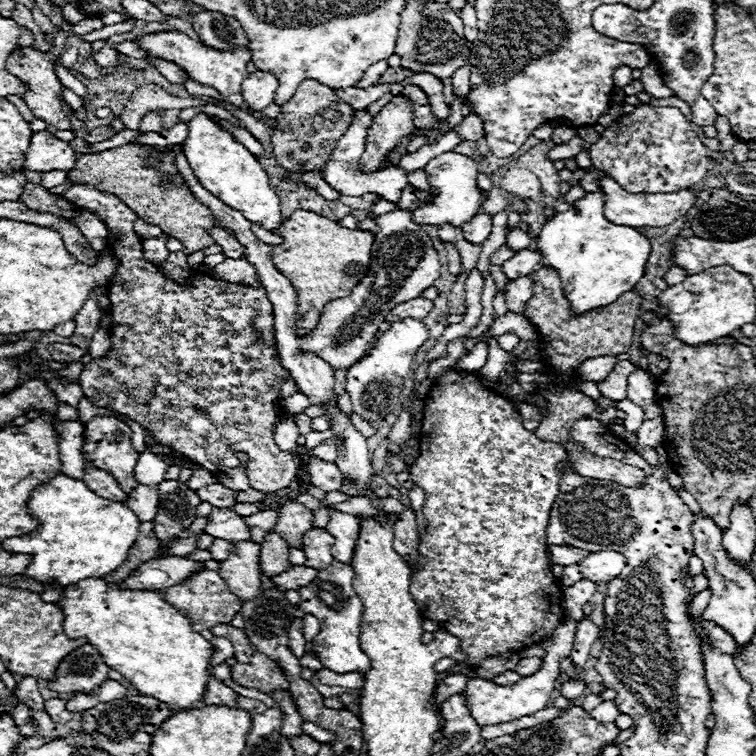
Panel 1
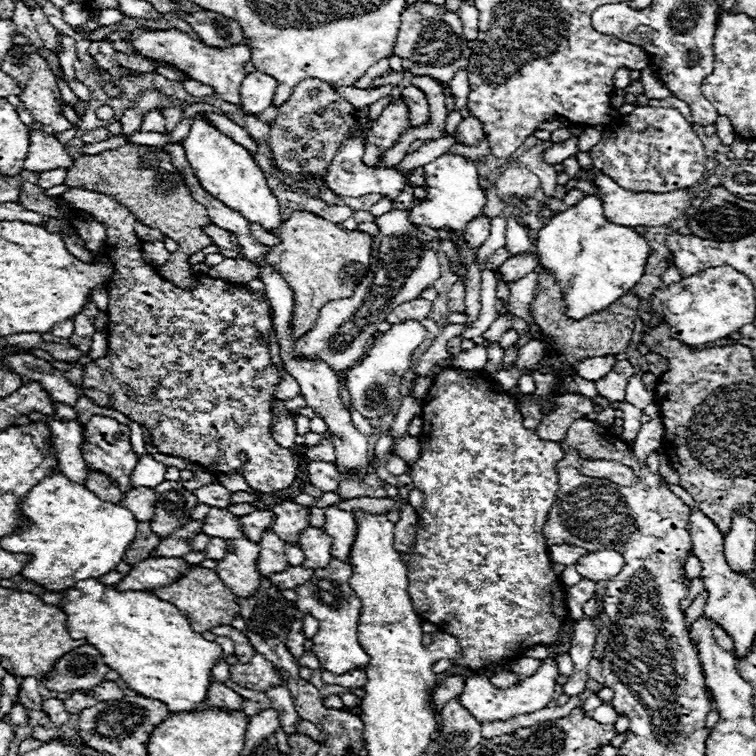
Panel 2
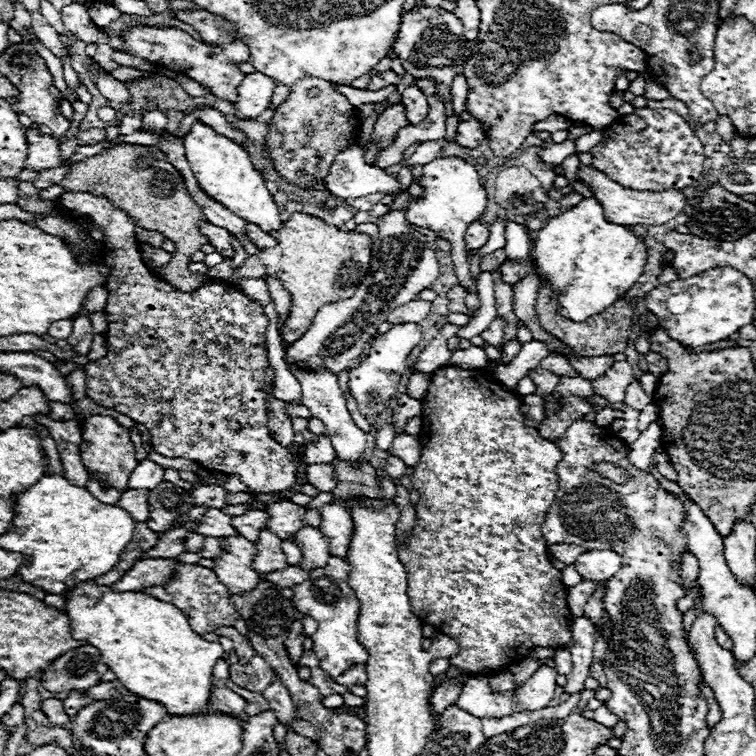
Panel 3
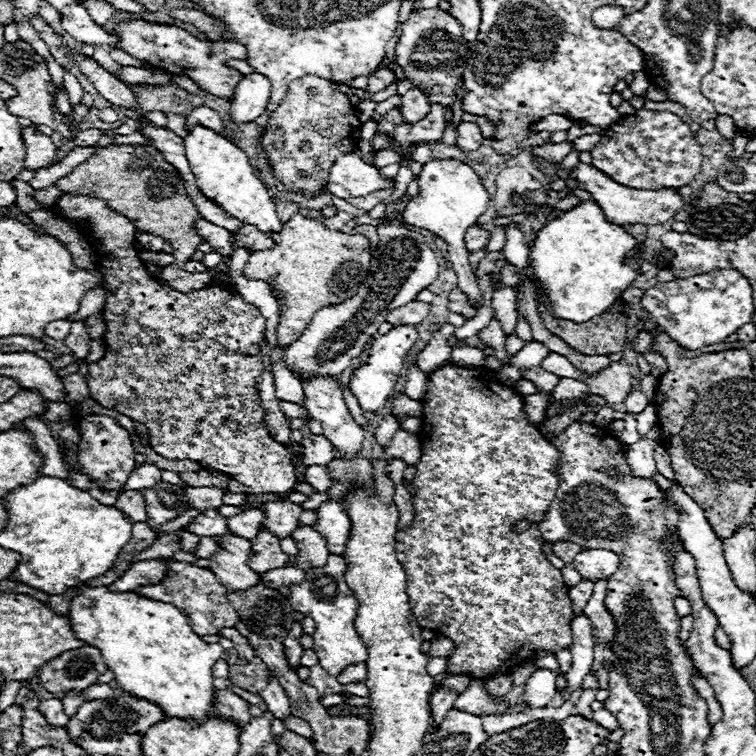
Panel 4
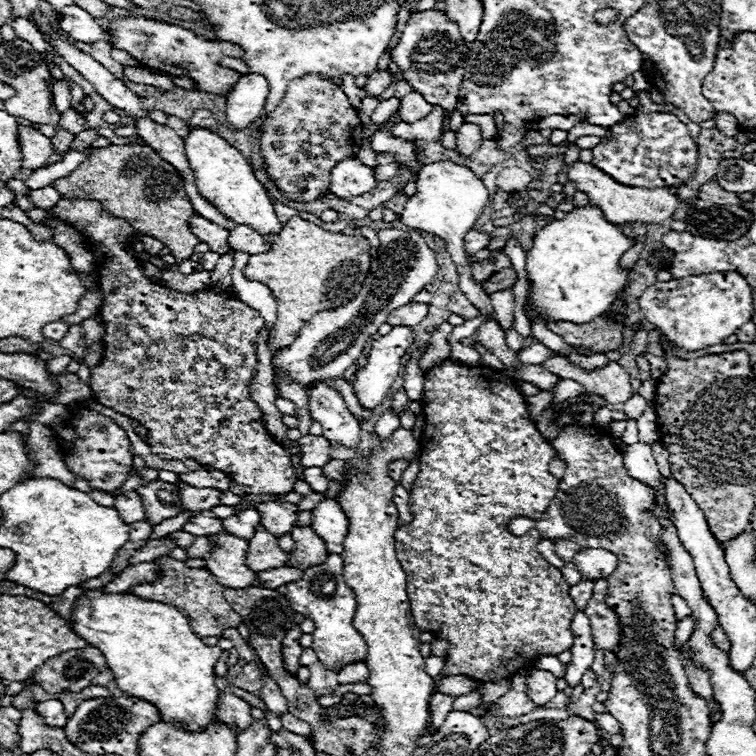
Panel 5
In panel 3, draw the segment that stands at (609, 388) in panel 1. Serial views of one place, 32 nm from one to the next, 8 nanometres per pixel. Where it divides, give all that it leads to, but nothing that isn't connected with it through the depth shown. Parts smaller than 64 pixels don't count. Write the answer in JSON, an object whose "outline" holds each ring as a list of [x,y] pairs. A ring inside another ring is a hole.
{"outline":[[[614,362],[602,376],[590,380],[594,394],[606,398],[610,404],[624,402],[626,388],[632,382],[632,366],[624,362]]]}

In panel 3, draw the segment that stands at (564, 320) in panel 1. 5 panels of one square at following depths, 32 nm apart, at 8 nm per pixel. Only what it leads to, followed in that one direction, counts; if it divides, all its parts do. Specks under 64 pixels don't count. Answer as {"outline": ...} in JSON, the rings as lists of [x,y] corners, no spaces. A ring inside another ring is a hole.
{"outline":[[[540,284],[538,300],[536,300],[538,320],[548,334],[552,334],[560,342],[564,342],[574,354],[578,354],[578,356],[604,356],[604,354],[618,354],[618,352],[626,350],[628,334],[630,334],[630,320],[634,314],[634,302],[620,298],[620,300],[616,300],[616,304],[612,304],[610,308],[606,308],[600,314],[596,314],[584,322],[572,322],[572,320],[558,316],[558,306],[556,306],[556,300],[552,294],[554,294],[552,288],[548,288],[546,284]]]}

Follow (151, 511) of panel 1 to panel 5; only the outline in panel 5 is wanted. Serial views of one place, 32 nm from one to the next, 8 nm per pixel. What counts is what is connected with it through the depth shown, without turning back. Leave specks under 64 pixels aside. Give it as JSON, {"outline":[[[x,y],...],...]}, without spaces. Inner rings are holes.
{"outline":[[[126,492],[126,494],[117,496],[113,507],[127,524],[144,520],[144,508],[142,508],[142,500],[138,492]]]}

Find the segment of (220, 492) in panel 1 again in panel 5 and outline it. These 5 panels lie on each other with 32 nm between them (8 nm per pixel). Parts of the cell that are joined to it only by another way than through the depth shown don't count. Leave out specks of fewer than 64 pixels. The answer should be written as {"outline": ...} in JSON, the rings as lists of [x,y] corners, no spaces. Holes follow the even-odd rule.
{"outline":[[[182,480],[176,486],[180,492],[180,500],[182,500],[182,506],[180,506],[182,512],[188,512],[188,510],[202,512],[202,510],[210,510],[220,504],[218,502],[220,490],[216,490],[216,488],[194,488]]]}

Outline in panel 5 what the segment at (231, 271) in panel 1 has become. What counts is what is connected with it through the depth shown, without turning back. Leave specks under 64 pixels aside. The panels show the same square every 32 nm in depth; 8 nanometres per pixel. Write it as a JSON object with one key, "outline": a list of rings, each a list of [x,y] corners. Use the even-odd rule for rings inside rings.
{"outline":[[[298,216],[290,218],[282,232],[274,236],[270,234],[268,242],[272,242],[270,250],[252,256],[242,274],[248,280],[266,284],[276,300],[278,318],[268,336],[268,348],[270,352],[276,352],[292,344],[298,336],[298,330],[310,322],[316,312],[338,308],[360,292],[364,278],[370,272],[370,248],[368,240],[362,236],[326,232]]]}

